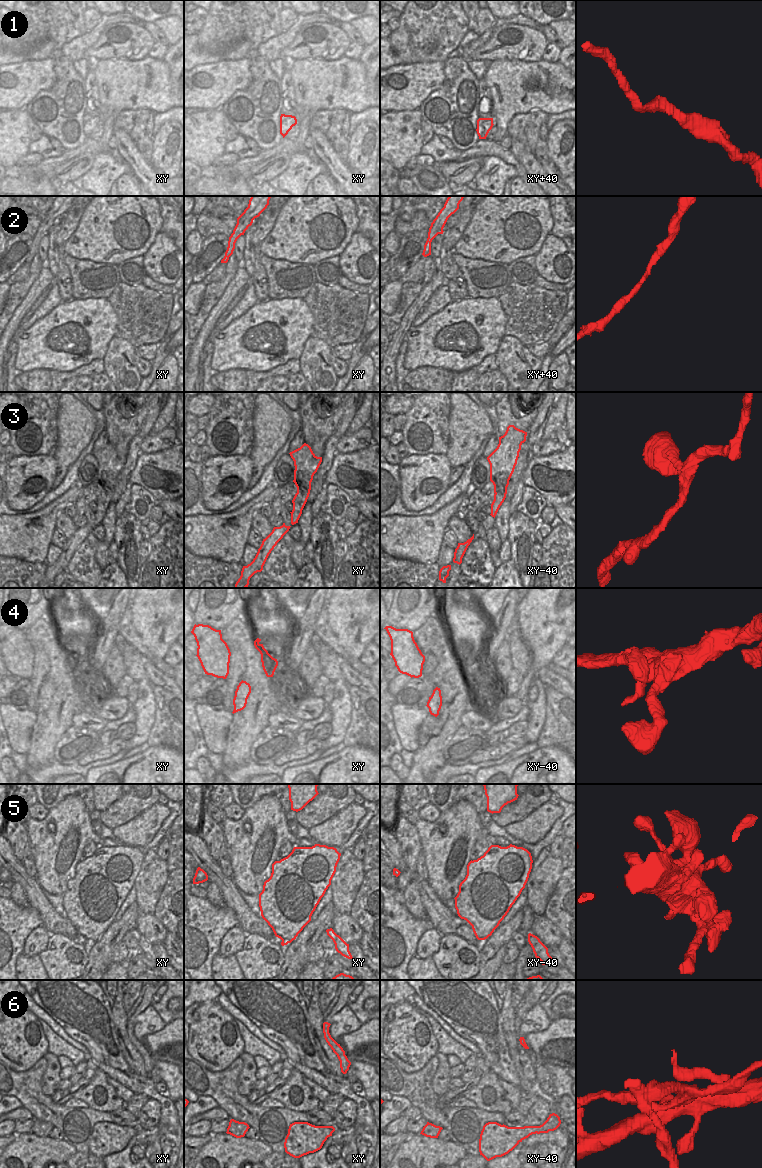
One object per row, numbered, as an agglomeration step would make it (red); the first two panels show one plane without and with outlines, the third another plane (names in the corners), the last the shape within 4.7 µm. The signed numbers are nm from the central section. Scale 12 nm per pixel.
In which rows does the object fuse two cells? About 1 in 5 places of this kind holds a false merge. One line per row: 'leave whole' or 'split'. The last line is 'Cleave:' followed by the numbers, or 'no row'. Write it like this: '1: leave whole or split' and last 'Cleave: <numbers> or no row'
1: leave whole
2: leave whole
3: leave whole
4: leave whole
5: leave whole
6: split
Cleave: 6

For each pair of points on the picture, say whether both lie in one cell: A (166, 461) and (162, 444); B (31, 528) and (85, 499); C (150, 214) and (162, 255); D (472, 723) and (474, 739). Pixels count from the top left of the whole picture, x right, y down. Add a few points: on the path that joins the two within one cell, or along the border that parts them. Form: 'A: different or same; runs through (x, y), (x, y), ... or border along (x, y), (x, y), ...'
A: different; border along (173, 444), (166, 449), (156, 452), (140, 452)
B: different; border along (84, 487), (81, 496), (73, 503)
C: different; border along (160, 231), (143, 254)
D: different; border along (462, 725), (470, 729), (479, 729), (484, 733)

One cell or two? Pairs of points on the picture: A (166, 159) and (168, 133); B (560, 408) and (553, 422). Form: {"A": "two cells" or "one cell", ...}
{"A": "one cell", "B": "one cell"}

